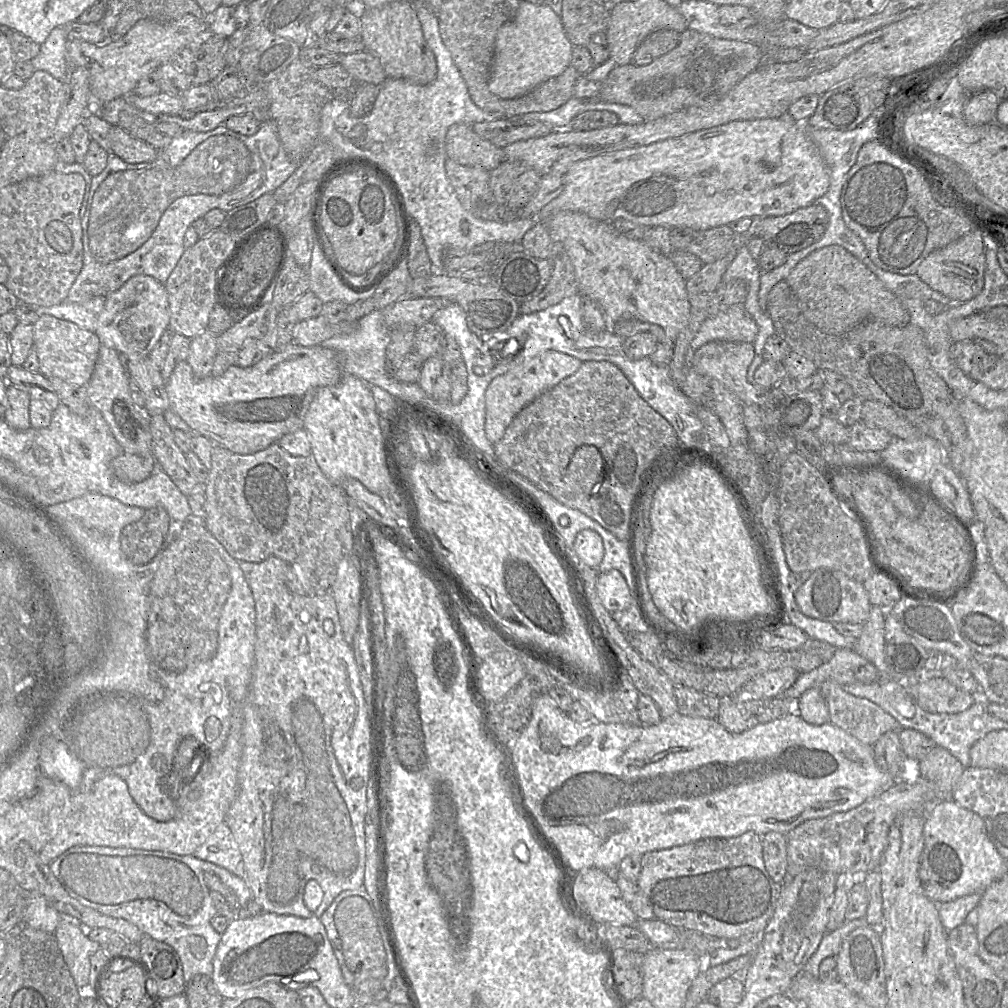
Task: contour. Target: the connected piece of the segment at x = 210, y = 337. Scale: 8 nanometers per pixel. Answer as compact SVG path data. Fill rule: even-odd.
M208 329L192 338L187 362L197 379L211 376L214 360L218 353L217 338L219 335Z

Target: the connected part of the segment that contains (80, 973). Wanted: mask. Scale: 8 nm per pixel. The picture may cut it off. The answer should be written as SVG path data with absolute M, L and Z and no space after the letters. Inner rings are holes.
M62 916L53 934L80 992L80 989L89 984L90 957L100 949L100 946L90 940L86 928L72 918Z

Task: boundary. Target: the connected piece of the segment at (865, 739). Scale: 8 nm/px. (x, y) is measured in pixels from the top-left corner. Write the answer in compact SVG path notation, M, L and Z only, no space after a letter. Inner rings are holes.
M825 681L820 685L820 690L828 706L829 722L840 727L864 744L873 746L886 732L900 732L902 729L897 720L880 706L866 698L848 693L842 685L836 682Z

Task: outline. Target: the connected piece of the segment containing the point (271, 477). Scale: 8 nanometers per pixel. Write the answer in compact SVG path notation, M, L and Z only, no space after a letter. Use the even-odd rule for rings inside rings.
M277 443L254 454L241 455L214 445L211 468L203 485L205 493L204 526L238 562L259 563L270 557L300 568L310 585L310 594L328 593L335 581L340 561L354 550L358 520L367 516L355 509L340 485L334 485L310 456L292 456Z

